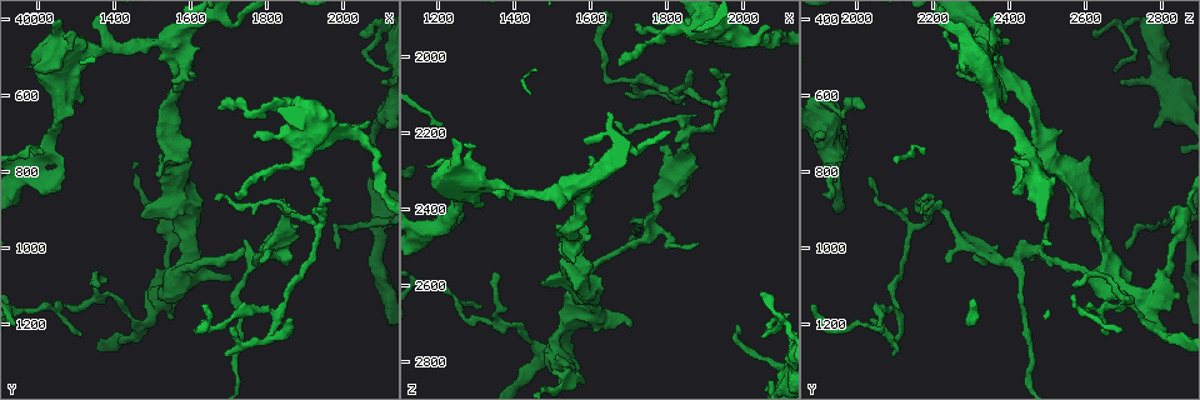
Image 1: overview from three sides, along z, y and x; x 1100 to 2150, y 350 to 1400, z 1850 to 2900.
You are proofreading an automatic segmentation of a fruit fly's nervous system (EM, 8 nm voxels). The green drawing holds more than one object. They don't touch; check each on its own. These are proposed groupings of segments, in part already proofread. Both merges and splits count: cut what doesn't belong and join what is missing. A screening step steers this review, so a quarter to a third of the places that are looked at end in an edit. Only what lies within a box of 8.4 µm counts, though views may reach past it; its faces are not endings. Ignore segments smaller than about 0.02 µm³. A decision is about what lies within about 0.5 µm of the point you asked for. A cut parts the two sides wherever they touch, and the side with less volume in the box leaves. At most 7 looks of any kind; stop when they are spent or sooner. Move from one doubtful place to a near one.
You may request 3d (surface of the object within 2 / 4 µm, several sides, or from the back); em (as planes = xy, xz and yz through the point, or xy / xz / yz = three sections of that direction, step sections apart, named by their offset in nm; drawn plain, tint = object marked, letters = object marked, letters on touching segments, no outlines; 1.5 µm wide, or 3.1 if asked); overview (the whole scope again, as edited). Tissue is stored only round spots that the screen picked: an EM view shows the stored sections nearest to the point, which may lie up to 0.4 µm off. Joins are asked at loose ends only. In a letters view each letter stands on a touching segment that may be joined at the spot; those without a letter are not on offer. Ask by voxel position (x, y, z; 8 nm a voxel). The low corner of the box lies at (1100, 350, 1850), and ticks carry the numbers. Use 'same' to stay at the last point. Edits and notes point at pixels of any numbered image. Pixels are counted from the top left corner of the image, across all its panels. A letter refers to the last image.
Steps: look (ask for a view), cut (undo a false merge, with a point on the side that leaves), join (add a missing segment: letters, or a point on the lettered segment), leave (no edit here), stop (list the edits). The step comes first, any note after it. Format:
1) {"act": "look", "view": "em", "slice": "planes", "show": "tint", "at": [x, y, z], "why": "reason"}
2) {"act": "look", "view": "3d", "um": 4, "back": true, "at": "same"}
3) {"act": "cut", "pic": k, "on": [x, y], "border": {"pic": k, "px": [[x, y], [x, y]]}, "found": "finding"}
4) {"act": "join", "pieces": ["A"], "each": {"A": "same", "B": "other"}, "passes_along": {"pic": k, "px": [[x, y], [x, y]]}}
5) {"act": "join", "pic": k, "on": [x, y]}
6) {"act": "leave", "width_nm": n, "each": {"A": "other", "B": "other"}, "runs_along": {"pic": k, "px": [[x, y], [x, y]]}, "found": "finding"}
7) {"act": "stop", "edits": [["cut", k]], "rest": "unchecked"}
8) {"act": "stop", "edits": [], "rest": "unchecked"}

{"act": "look", "view": "3d", "um": 4, "at": [1700, 1185, 2065], "why": "sharp bend"}

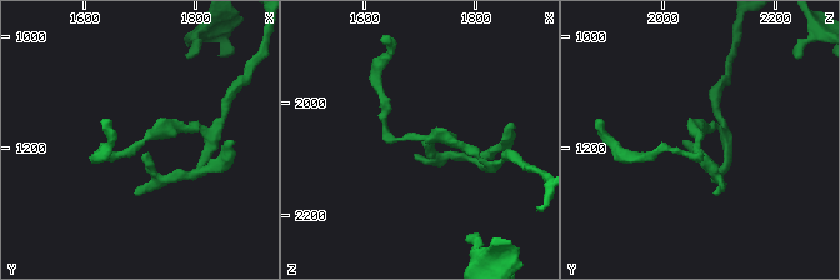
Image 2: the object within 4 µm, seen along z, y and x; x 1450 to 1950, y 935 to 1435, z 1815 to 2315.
{"act": "look", "view": "em", "slice": "xz", "step": 8, "show": "letters", "at": [1700, 1195, 2060], "why": "need the tissue"}

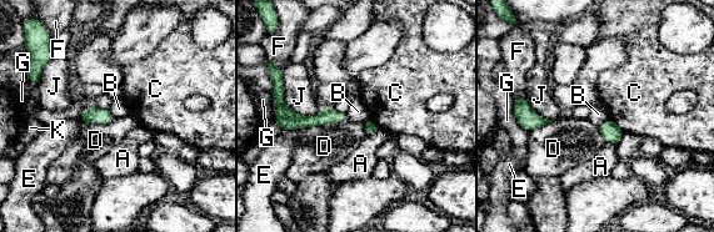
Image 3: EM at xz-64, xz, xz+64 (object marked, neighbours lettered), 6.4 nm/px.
{"act": "leave", "width_nm": 70, "longest_contact_nm": ["J", 340], "each": {"A": "other", "B": "other", "C": "other", "D": "other", "E": "other", "F": "other", "G": "other", "J": "other", "K": "other"}, "found": "continuous, no second cell"}

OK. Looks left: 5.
{"act": "look", "view": "em", "slice": "yz", "step": 4, "show": "letters", "at": [1935, 955, 2145], "why": "branch point"}

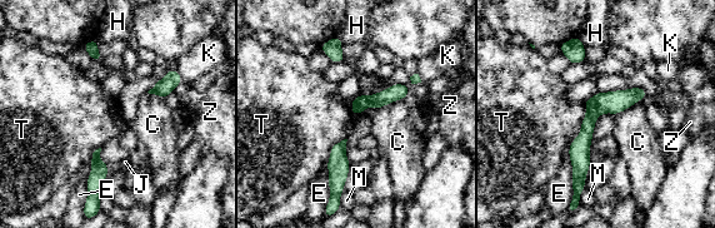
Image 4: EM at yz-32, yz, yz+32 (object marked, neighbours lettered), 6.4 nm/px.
{"act": "leave", "width_nm": 100, "each": {"C": "other", "E": "other", "H": "other", "J": "other", "K": "other", "M": "other", "T": "other", "Z": "other"}, "border": {"pic": 4, "px": [[584, 103], [580, 133], [568, 147]]}, "found": "all the same cell"}

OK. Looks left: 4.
{"act": "look", "view": "3d", "um": 4, "at": [1540, 1030, 2820], "why": "thick turns thin"}

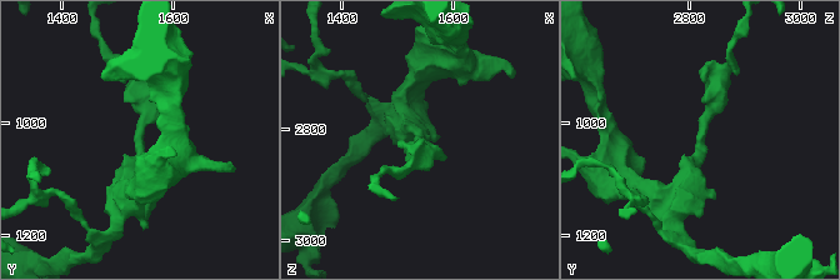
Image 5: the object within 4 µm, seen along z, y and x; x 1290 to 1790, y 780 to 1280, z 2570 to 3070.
{"act": "look", "view": "em", "slice": "planes", "show": "tint", "at": [1545, 1025, 2825], "arm_widths_nm": [280, 380], "why": "need the tissue"}

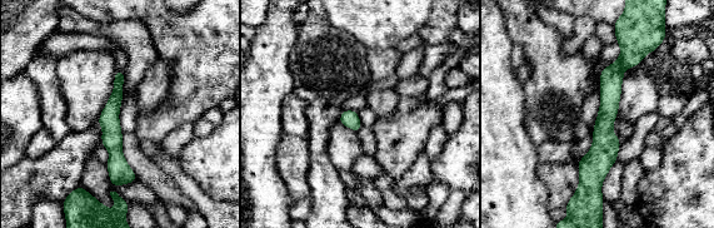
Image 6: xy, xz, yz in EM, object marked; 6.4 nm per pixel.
{"act": "look", "view": "em", "slice": "planes", "show": "letters", "at": "same", "why": "what lies round it"}

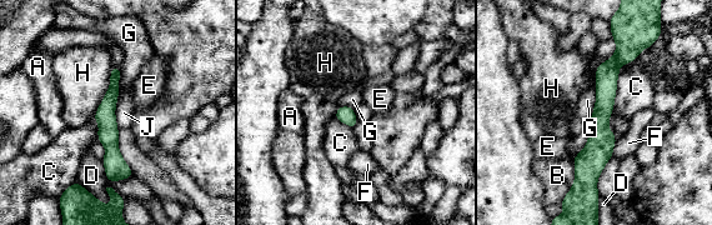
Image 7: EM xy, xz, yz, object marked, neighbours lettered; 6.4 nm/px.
{"act": "leave", "each": {"A": "other", "B": "other", "C": "other", "D": "other", "E": "other", "F": "other", "G": "other", "H": "other", "J": "other"}, "runs_along": {"pic": 7, "px": [[617, 38], [590, 185]]}, "found": "continuous, no second cell"}

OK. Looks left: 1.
{"act": "stop", "edits": [], "rest": "unchecked"}

